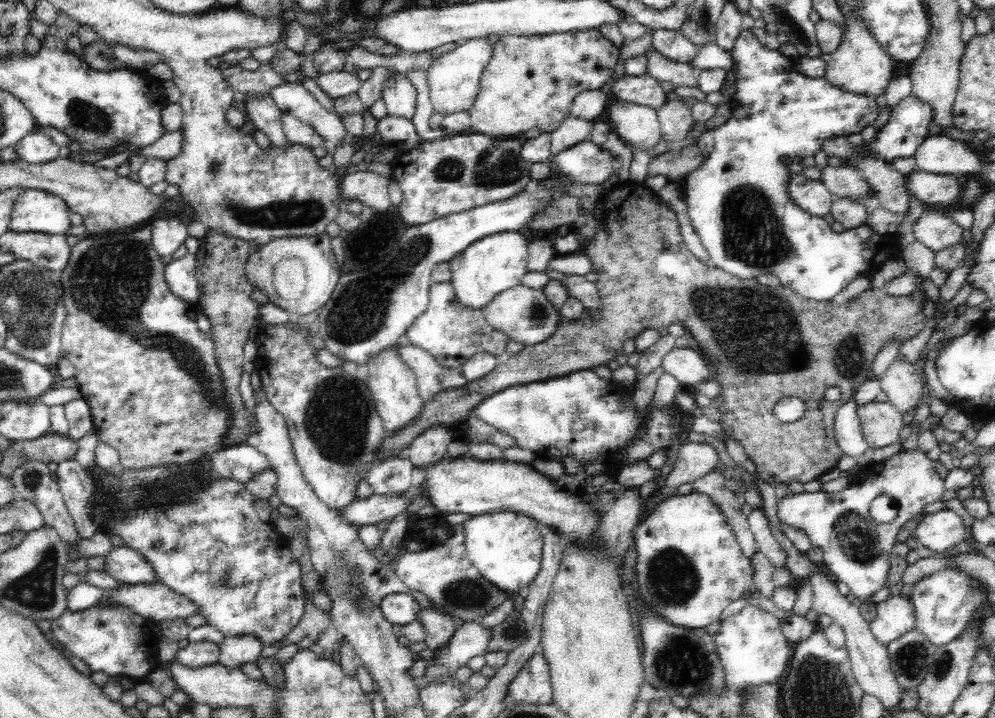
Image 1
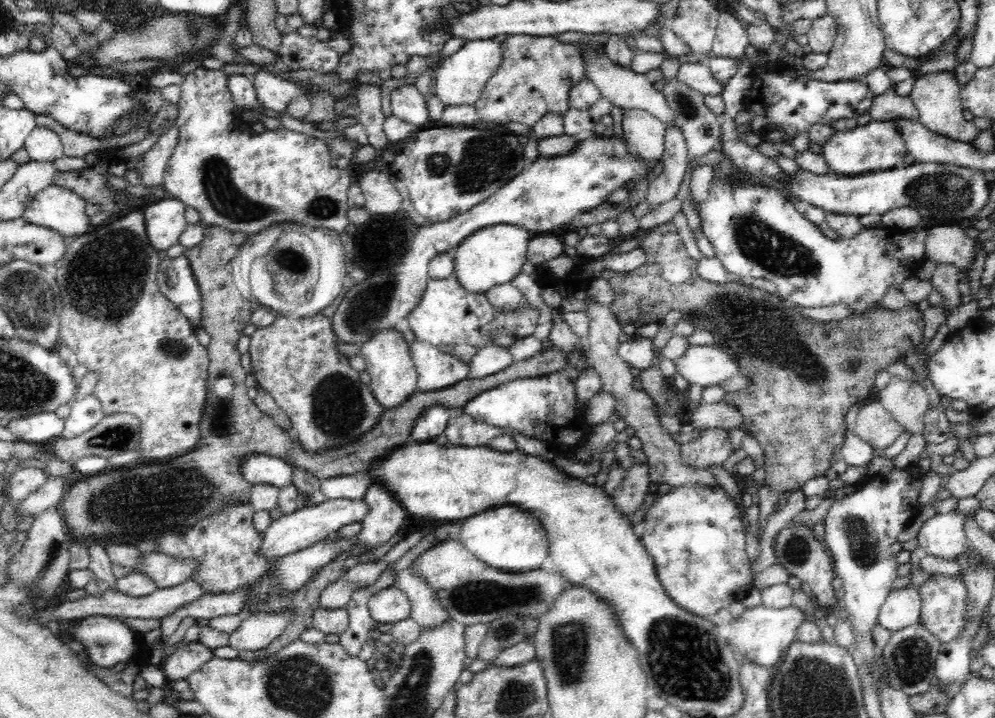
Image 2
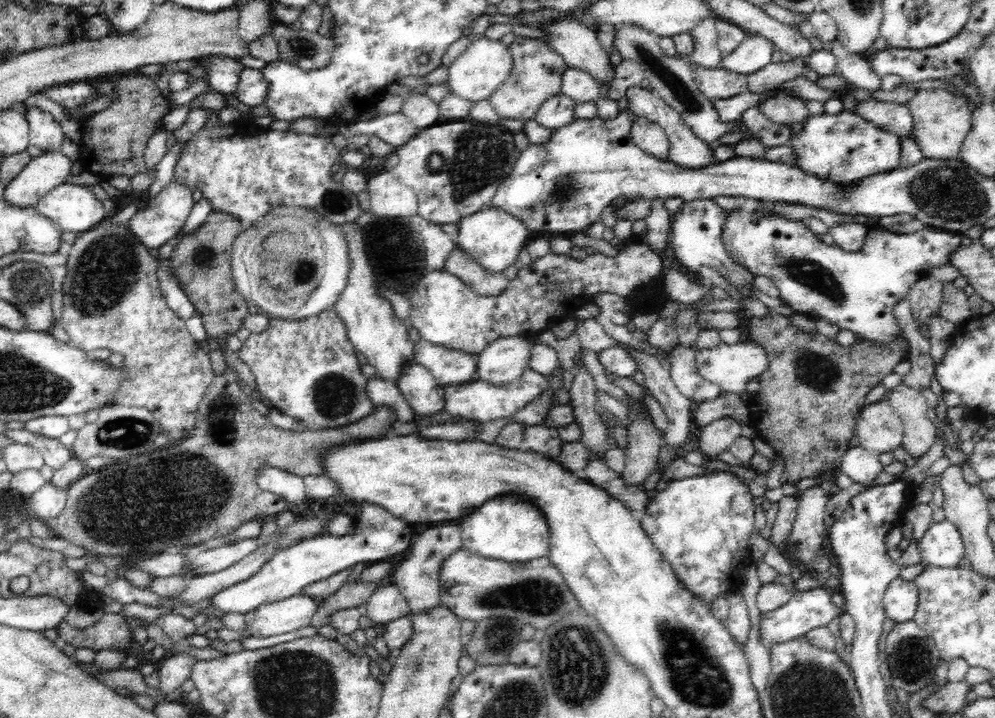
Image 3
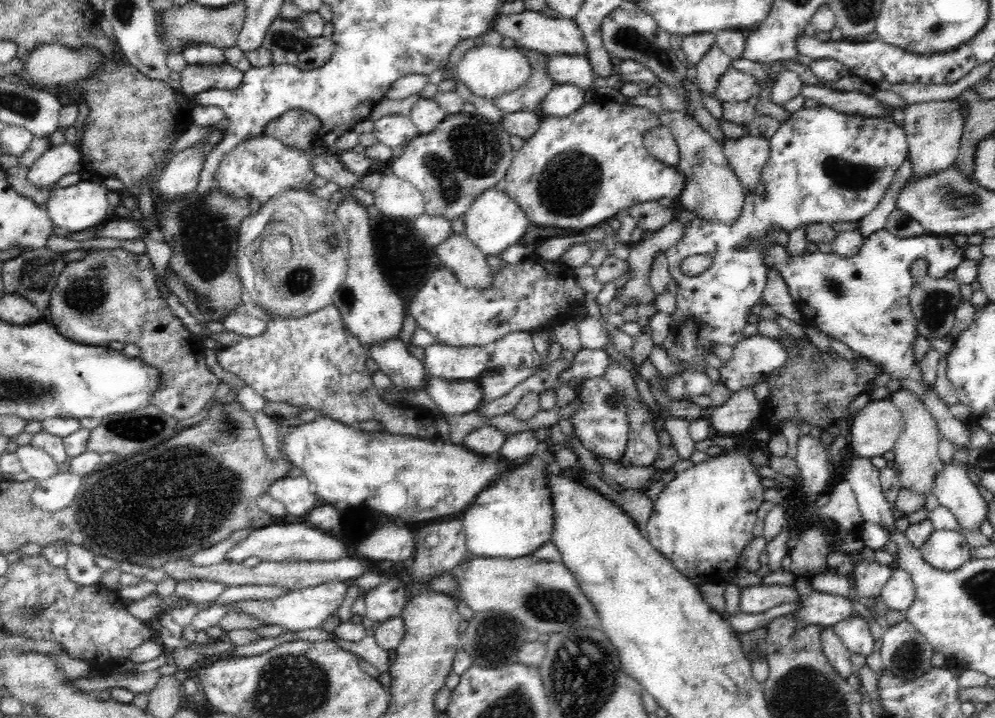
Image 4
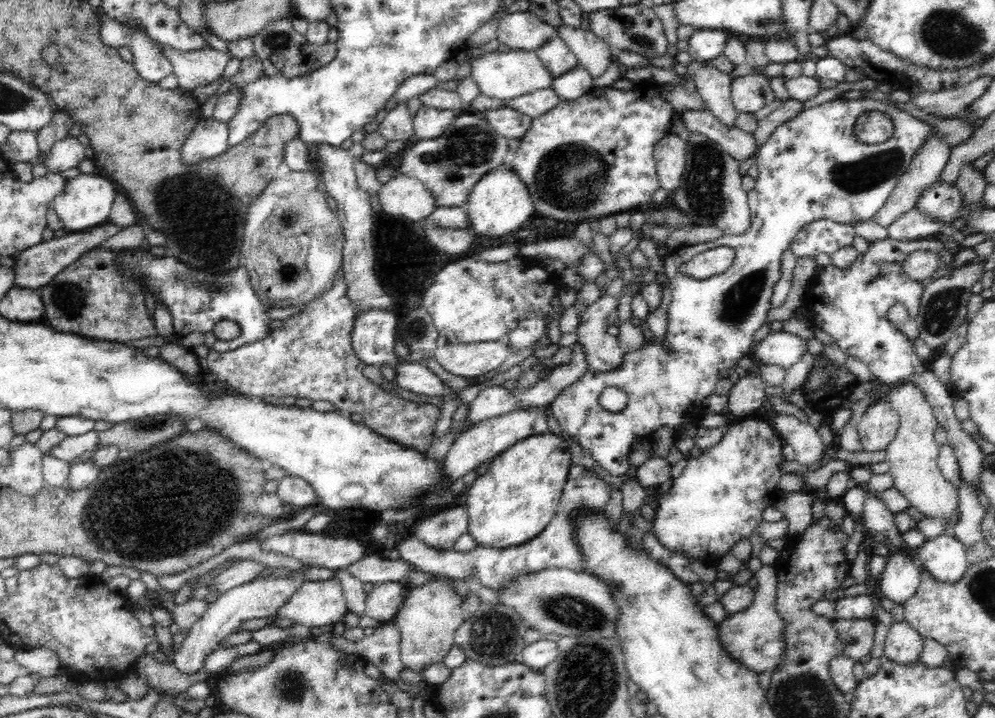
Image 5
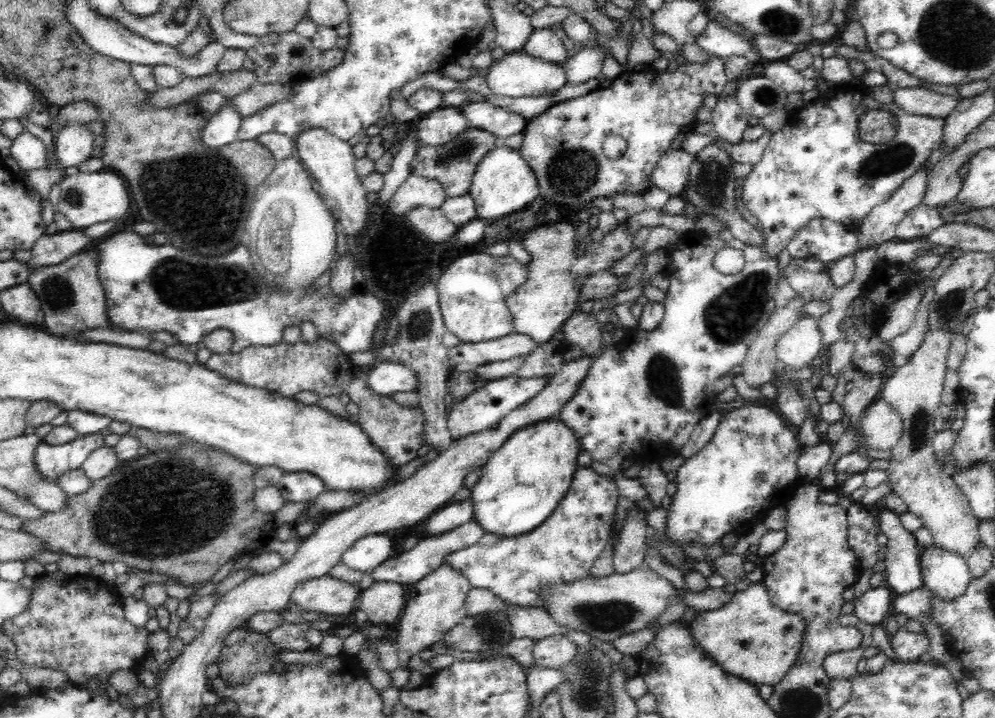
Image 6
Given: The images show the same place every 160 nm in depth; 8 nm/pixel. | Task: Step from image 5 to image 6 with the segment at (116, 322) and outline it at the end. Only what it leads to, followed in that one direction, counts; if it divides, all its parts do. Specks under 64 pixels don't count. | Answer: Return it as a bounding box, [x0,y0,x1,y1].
[27,247,109,338]

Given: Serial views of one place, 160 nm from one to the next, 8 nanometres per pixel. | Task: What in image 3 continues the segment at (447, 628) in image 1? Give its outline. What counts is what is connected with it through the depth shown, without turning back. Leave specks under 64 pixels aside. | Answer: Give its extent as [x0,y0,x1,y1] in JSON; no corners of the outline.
[393,522,463,614]

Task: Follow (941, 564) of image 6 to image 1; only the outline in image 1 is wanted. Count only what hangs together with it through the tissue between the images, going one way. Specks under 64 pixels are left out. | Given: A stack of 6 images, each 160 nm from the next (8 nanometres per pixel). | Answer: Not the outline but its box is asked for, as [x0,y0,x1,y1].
[913,508,968,554]

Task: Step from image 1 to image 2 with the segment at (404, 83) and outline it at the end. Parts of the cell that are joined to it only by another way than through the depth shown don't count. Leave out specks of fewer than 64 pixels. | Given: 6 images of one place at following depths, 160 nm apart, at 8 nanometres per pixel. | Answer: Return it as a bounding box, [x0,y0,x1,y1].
[390,85,431,129]

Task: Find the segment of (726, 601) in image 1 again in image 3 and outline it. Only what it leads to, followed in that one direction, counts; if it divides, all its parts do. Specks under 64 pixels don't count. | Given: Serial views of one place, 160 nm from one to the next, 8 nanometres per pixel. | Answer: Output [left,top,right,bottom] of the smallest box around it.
[639,471,761,604]

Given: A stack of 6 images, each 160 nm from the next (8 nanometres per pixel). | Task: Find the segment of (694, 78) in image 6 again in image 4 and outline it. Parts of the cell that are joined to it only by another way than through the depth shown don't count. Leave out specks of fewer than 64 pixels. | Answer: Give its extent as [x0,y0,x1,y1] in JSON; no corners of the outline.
[500,96,686,230]

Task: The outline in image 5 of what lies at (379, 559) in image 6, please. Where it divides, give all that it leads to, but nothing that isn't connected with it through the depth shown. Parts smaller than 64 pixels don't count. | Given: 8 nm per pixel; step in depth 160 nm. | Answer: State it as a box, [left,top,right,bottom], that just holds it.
[262,530,368,571]

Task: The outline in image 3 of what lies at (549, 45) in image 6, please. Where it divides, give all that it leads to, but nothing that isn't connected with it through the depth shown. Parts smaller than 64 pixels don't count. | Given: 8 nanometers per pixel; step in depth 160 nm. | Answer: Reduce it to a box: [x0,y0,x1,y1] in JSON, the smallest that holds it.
[562,67,600,105]

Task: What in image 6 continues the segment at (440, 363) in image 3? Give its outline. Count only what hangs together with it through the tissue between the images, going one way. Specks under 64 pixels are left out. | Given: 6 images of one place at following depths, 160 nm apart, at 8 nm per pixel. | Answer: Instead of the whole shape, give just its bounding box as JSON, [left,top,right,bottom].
[448,333,538,372]

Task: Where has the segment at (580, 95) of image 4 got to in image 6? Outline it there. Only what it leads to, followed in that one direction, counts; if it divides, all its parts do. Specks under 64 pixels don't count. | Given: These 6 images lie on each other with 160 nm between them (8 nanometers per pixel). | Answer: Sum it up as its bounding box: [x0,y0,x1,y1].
[564,47,606,86]

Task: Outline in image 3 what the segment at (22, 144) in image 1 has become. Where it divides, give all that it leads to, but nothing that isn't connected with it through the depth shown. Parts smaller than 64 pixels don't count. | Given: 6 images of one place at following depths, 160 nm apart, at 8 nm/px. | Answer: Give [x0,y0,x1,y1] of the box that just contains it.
[12,102,65,153]

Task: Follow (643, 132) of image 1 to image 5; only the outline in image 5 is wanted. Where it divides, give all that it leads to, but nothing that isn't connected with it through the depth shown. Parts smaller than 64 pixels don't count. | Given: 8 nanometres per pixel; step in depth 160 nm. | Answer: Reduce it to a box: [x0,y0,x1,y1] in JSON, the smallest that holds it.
[653,133,687,190]

